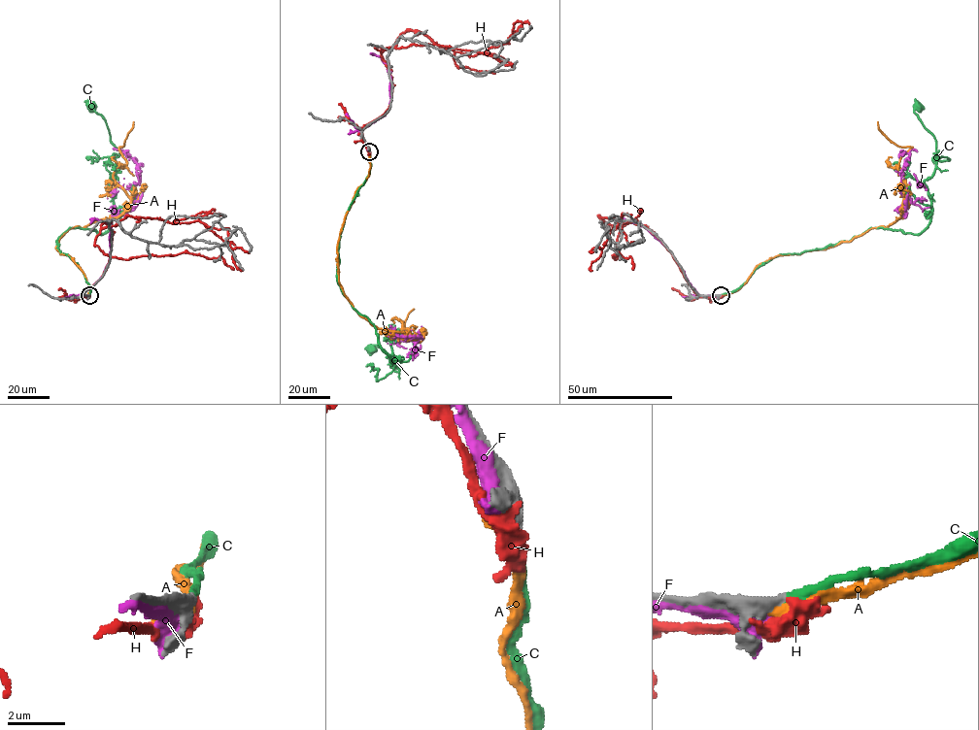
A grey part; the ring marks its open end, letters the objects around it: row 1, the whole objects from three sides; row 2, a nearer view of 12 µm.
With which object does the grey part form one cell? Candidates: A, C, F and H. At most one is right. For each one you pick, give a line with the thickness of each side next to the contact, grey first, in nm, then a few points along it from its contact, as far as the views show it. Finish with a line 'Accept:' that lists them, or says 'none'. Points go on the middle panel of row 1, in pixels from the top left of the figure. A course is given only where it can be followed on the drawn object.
C: Thickness 480 nm (grey) against 240 nm. Its course: (369, 151), (369, 174), (339, 238), (337, 283), (400, 370), (381, 348), (371, 348)
Accept: C

